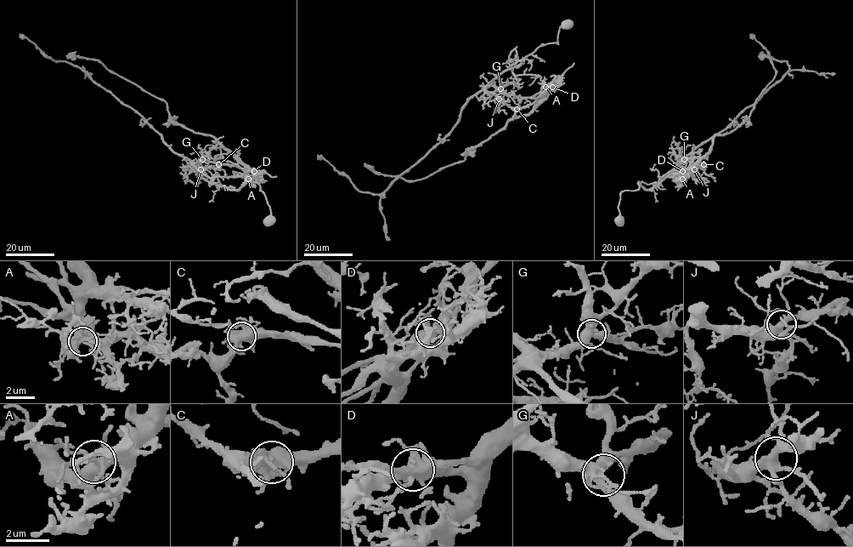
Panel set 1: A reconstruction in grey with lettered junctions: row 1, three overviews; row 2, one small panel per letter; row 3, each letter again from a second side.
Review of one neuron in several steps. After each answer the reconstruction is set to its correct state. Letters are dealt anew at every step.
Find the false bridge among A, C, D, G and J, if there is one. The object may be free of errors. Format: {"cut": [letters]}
{"cut": ["C"]}

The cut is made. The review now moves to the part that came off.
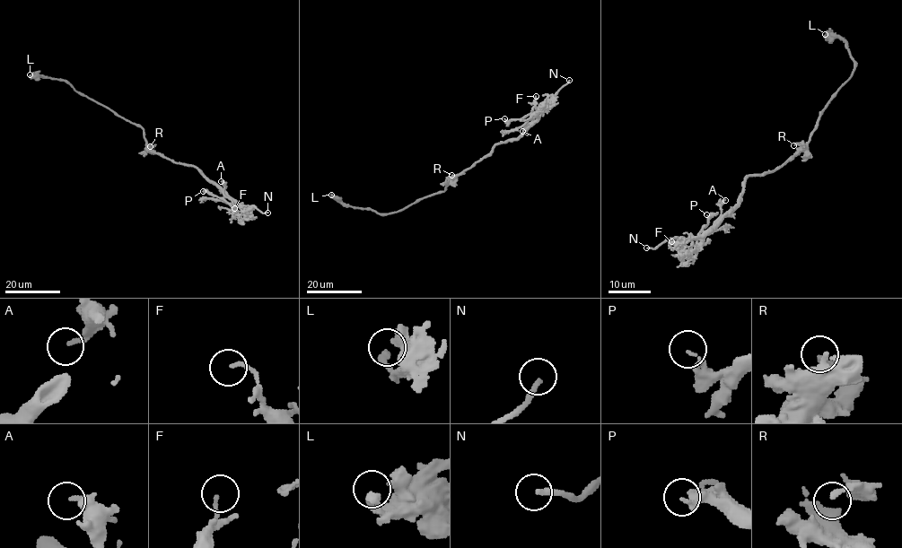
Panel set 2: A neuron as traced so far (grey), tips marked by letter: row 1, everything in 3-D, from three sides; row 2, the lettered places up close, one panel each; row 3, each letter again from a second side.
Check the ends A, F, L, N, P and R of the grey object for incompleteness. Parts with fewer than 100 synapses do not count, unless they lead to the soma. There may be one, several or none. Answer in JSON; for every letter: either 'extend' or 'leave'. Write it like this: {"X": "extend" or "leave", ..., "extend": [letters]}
{"A": "leave", "F": "leave", "L": "leave", "N": "extend", "P": "leave", "R": "leave", "extend": ["N"]}

